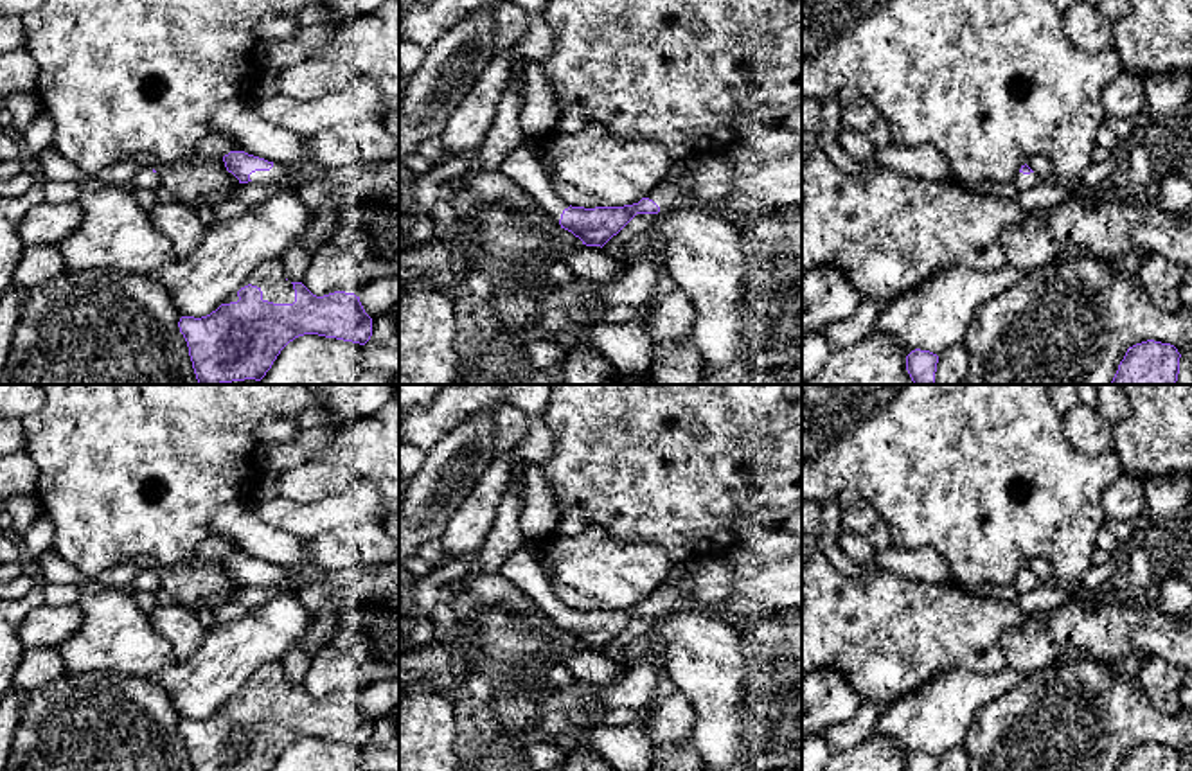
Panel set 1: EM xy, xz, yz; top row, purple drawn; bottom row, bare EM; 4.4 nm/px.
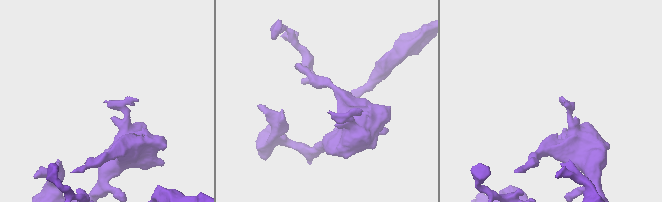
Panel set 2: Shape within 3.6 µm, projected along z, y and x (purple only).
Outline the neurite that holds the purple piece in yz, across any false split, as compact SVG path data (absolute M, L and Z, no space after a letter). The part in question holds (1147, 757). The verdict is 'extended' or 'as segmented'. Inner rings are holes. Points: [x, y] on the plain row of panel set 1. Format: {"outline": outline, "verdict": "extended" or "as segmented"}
{"outline": "M1147 742L1129 749L1118 771L1179 771L1179 760L1174 748Z", "verdict": "as segmented"}

